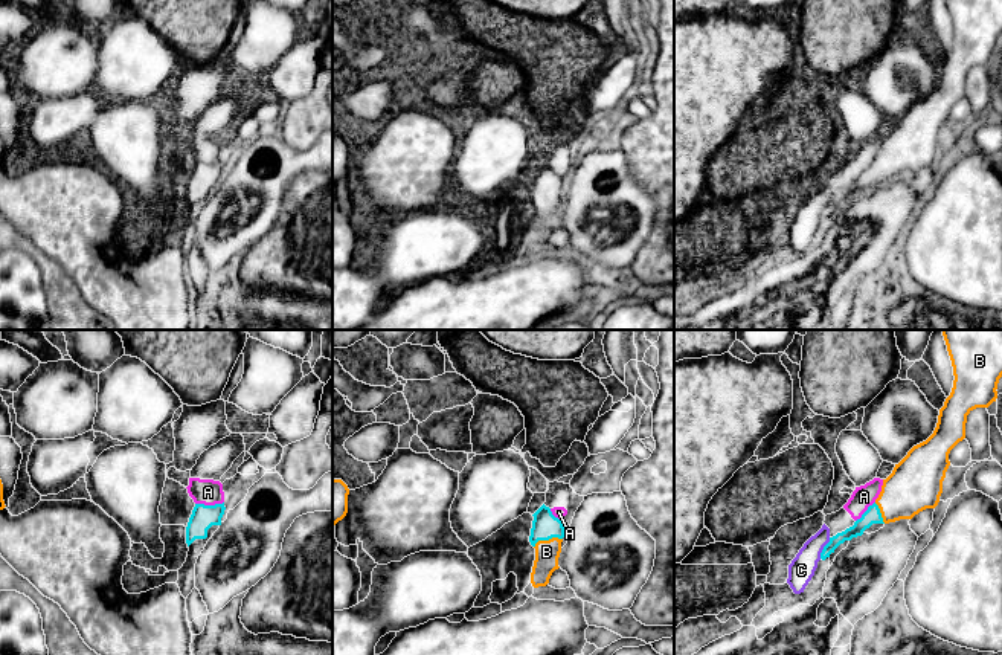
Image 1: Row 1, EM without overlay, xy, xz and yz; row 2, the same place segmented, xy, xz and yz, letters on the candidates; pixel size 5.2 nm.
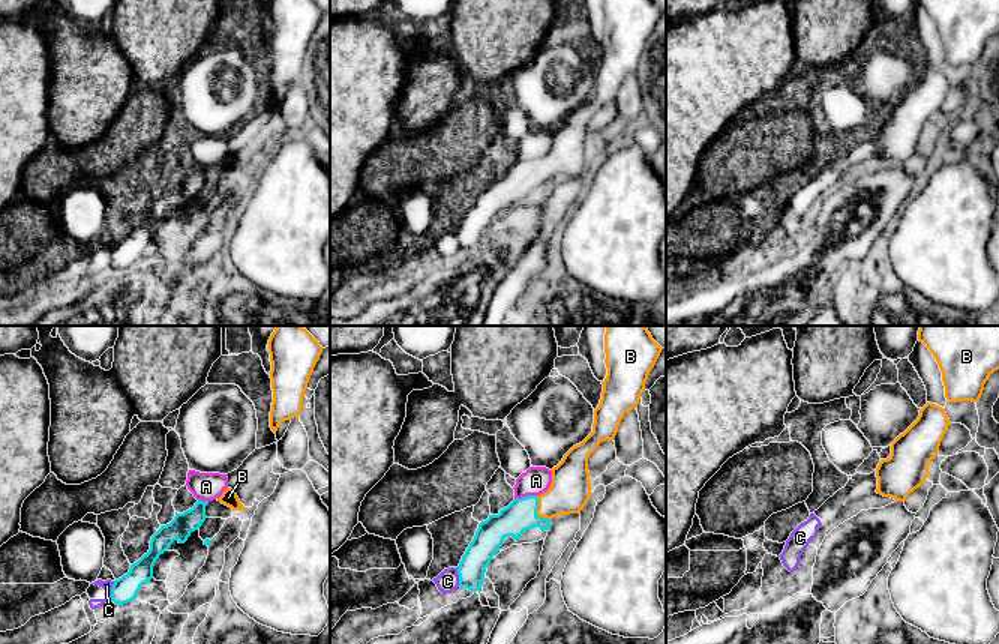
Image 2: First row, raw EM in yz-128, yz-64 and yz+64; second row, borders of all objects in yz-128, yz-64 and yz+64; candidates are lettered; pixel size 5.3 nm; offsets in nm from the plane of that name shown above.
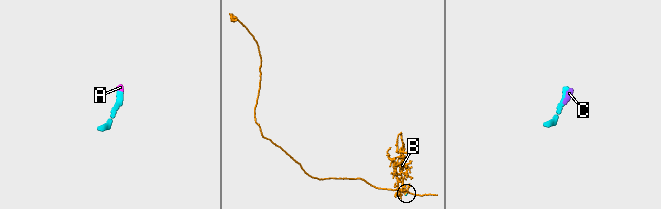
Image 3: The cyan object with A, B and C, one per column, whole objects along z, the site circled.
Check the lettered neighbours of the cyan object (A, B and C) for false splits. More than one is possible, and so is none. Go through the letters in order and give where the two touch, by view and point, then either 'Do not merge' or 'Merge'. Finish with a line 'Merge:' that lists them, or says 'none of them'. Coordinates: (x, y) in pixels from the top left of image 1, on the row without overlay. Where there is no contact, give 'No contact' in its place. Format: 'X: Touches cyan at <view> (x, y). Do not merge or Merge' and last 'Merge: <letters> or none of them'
A: Touches cyan at xy (209, 164). Do not merge
B: Touches cyan at xz (546, 197). Merge
C: Touches cyan at yz (824, 206). Do not merge
Merge: B

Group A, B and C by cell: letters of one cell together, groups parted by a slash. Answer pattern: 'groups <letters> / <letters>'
groups A C / B

